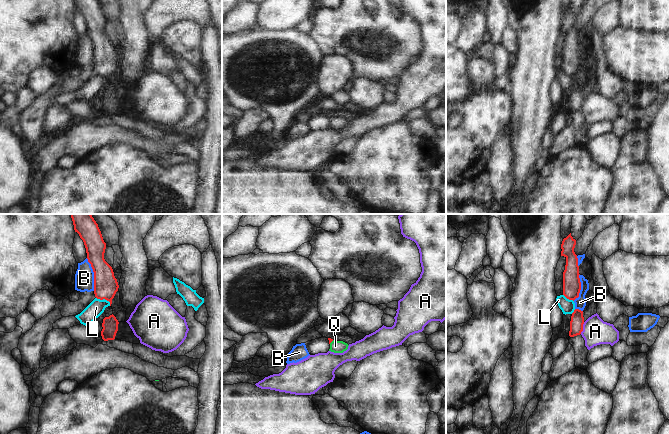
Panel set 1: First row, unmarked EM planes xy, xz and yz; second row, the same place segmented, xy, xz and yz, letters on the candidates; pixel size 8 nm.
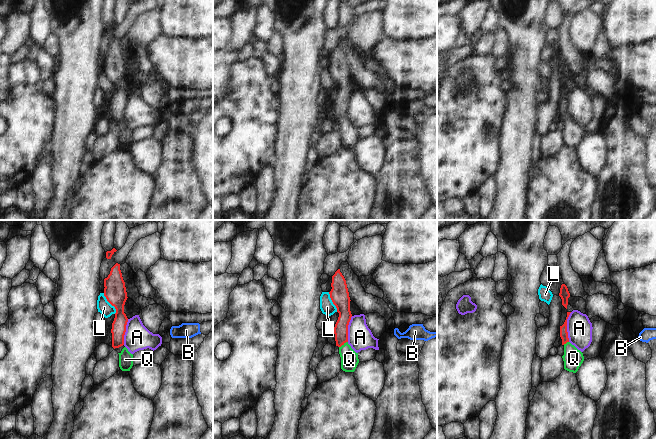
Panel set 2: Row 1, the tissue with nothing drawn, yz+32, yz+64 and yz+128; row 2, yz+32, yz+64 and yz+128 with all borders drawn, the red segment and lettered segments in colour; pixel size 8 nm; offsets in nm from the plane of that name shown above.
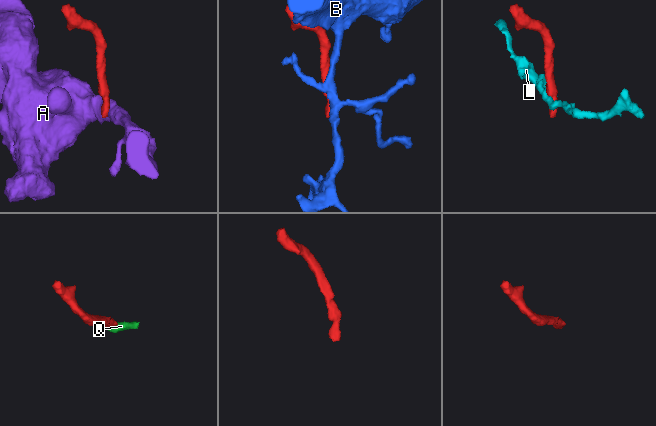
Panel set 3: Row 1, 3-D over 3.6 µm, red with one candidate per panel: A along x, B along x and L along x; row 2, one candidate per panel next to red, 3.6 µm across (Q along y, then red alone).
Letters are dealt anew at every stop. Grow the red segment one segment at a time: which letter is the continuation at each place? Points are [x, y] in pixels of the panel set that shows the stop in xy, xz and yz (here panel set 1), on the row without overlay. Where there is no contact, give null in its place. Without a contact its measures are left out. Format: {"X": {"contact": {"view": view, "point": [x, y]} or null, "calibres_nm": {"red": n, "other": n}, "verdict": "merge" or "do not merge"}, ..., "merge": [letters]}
{"A": {"contact": {"view": "yz", "point": [582, 104]}, "calibres_nm": {"red": 110, "other": 200}, "verdict": "do not merge"}, "B": {"contact": {"view": "xy", "point": [94, 50]}, "calibres_nm": {"red": 190, "other": 160}, "verdict": "do not merge"}, "L": {"contact": {"view": "xy", "point": [104, 74]}, "calibres_nm": {"red": 190, "other": 120}, "verdict": "do not merge"}, "Q": {"contact": {"view": "xz", "point": [331, 117]}, "calibres_nm": {"red": 30, "other": 100}, "verdict": "merge"}, "merge": ["Q"]}

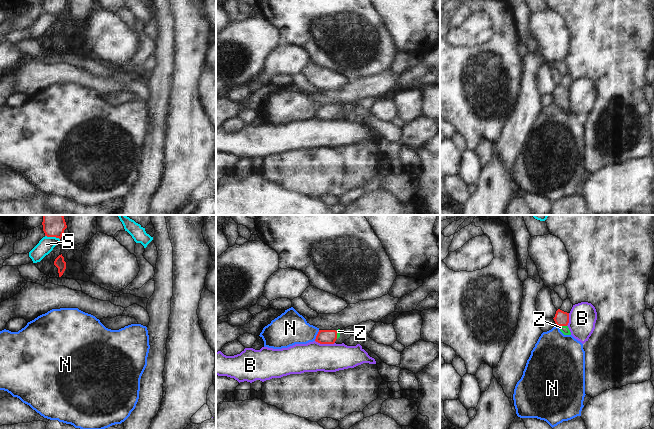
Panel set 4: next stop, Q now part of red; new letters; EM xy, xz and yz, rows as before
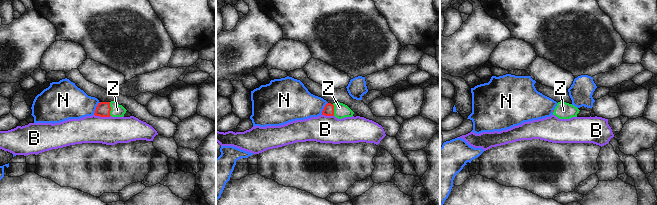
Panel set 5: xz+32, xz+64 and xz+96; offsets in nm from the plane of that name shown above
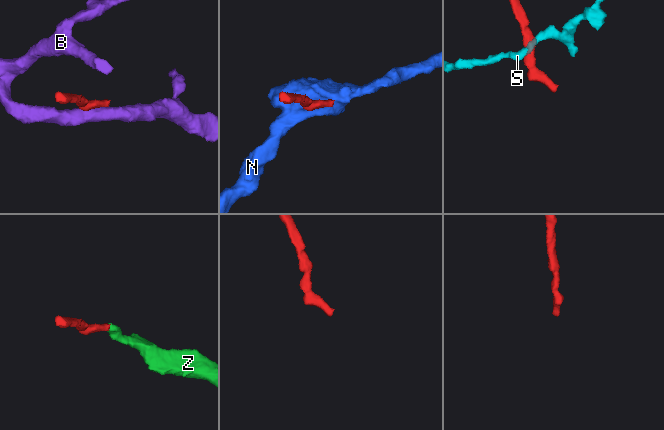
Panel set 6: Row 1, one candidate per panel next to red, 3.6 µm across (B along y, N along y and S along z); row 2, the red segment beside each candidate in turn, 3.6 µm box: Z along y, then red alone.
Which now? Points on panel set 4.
{"B": {"contact": {"view": "xz", "point": [325, 119]}, "calibres_nm": {"red": 110, "other": 240}, "verdict": "do not merge"}, "N": {"contact": {"view": "xz", "point": [317, 111]}, "calibres_nm": {"red": 110, "other": 260}, "verdict": "do not merge"}, "S": {"contact": {"view": "xy", "point": [52, 12]}, "calibres_nm": {"red": 110, "other": 120}, "verdict": "do not merge"}, "Z": {"contact": {"view": "yz", "point": [563, 101]}, "calibres_nm": {"red": 120, "other": 70}, "verdict": "merge"}, "merge": ["Z"]}

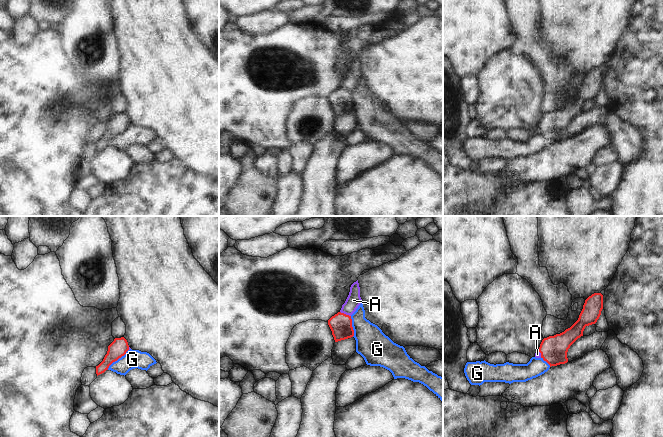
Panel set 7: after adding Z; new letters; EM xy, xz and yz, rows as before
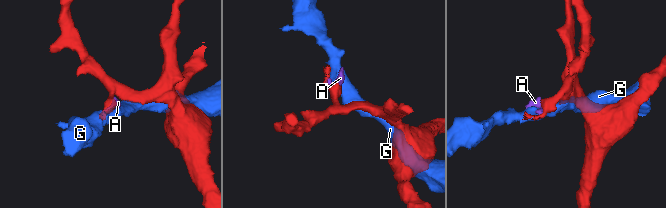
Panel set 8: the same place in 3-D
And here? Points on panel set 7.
{"A": {"contact": {"view": "xz", "point": [345, 90]}, "calibres_nm": {"red": 180, "other": 120}, "verdict": "merge"}, "G": {"contact": {"view": "xy", "point": [117, 135]}, "calibres_nm": {"red": 140, "other": 150}, "verdict": "do not merge"}, "merge": ["A"]}

